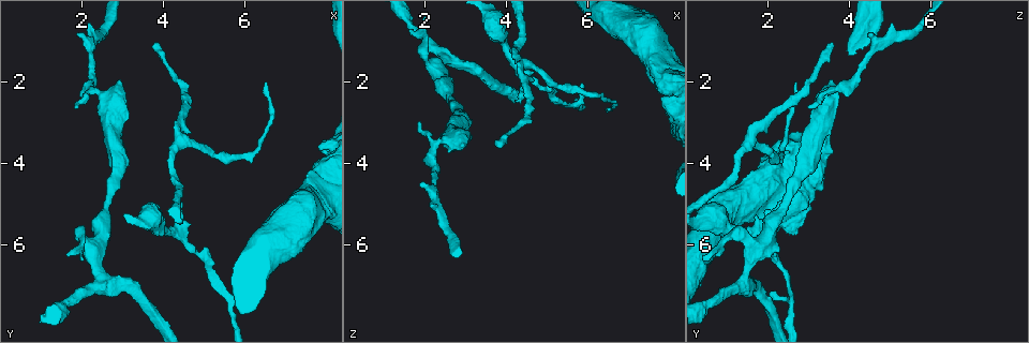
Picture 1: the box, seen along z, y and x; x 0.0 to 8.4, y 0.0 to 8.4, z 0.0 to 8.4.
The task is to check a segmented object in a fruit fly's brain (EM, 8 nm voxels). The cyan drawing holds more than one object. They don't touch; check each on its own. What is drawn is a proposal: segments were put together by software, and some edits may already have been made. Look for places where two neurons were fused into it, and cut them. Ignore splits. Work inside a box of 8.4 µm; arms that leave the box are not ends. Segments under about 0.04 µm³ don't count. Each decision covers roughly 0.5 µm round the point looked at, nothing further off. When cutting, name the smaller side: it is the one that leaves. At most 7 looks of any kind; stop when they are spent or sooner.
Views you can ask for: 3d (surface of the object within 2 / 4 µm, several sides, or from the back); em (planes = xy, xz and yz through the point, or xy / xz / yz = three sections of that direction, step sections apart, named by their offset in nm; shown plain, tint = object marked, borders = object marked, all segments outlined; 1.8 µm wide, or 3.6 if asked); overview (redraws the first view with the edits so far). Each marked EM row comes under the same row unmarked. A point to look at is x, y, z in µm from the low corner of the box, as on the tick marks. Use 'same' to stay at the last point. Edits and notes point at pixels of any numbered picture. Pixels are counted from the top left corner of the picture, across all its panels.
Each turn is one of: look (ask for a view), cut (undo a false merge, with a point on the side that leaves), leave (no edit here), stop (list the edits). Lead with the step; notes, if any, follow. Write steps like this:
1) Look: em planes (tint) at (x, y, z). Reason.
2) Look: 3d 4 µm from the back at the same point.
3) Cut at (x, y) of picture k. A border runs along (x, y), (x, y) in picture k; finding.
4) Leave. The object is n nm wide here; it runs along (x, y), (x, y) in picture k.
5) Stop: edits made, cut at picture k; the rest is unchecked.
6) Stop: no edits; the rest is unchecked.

Look: 3d 4 µm at (2.05, 5.95, 1.50). Sudden change in width.

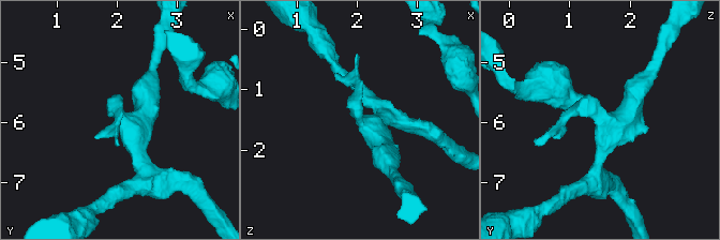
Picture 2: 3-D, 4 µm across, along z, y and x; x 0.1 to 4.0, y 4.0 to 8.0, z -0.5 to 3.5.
Look: em yz step 16 (tint) at (2.10, 5.95, 1.50). Now the EM.

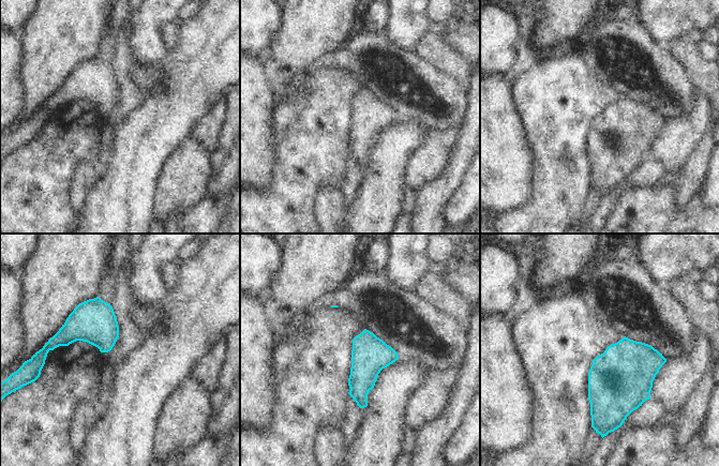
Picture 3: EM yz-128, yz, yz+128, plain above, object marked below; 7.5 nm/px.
Look: em planes (tint) at the same point. Cut it another way.

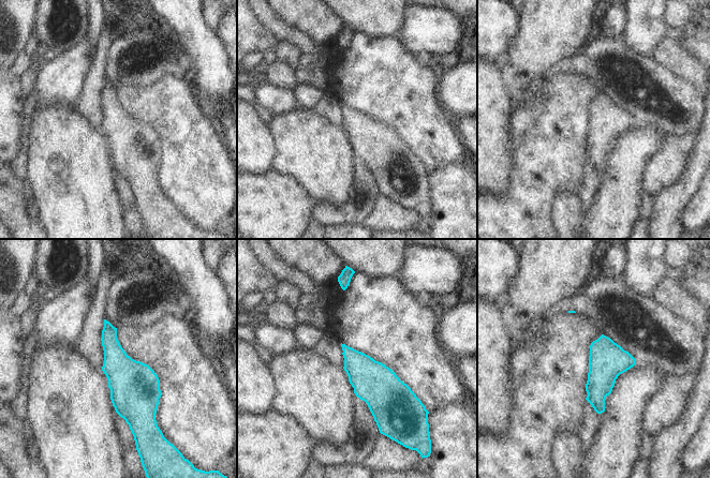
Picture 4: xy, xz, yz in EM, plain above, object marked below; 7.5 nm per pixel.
Leave. All the same neuron.

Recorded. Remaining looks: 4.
Look: em 3.6 µm xy step 4 (tint) at (3.80, 5.50, 0.90). Thick turns thin.

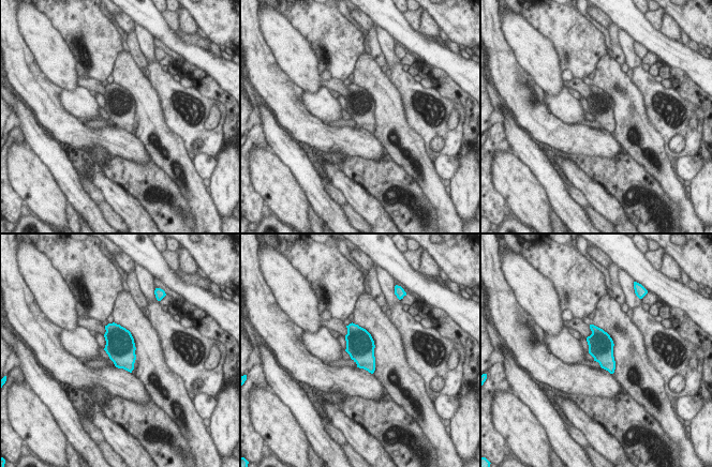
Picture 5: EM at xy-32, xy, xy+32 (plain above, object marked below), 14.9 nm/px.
Look: em 3.6 µm xz step 4 (tint) at the same point.

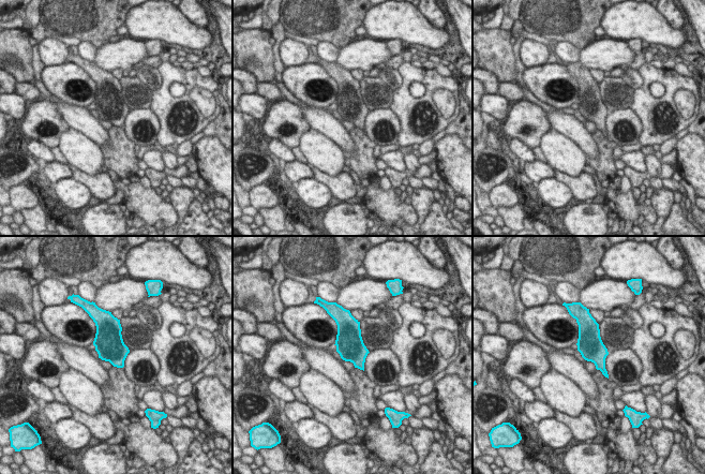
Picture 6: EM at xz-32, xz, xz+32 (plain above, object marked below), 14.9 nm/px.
Leave. The object is 380 nm wide here; all the same neuron.

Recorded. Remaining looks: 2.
Look: 3d 4 µm from the back at (4.45, 3.55, 1.60). A fork.

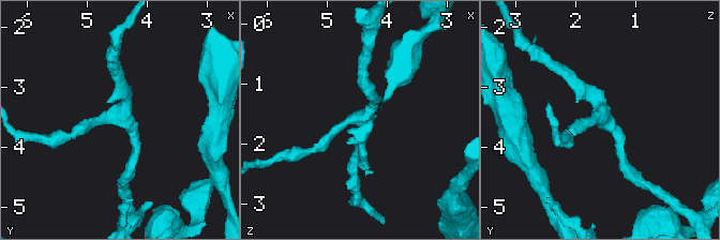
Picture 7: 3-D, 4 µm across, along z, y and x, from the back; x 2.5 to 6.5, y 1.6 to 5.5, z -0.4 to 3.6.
Look: em planes (tint) at (4.45, 3.50, 1.55). 3 arms meet here; the arms are 170, 190, 200 nm wide; now the EM.

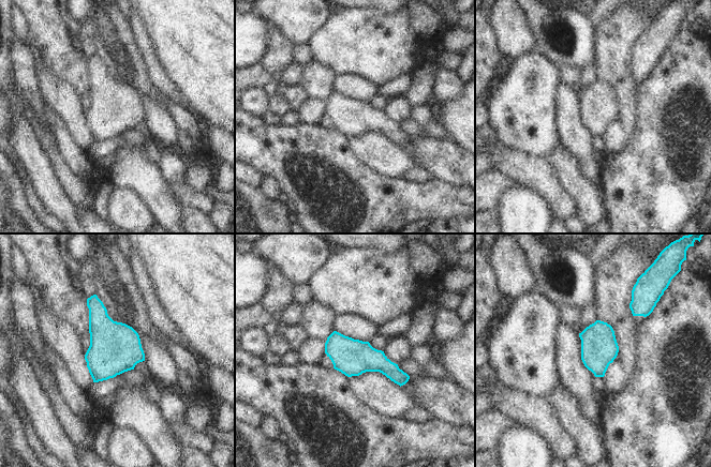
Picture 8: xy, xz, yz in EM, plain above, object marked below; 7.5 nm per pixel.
Leave. One neuron here.

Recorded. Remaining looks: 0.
Stop: no edits; the rest is unchecked.

